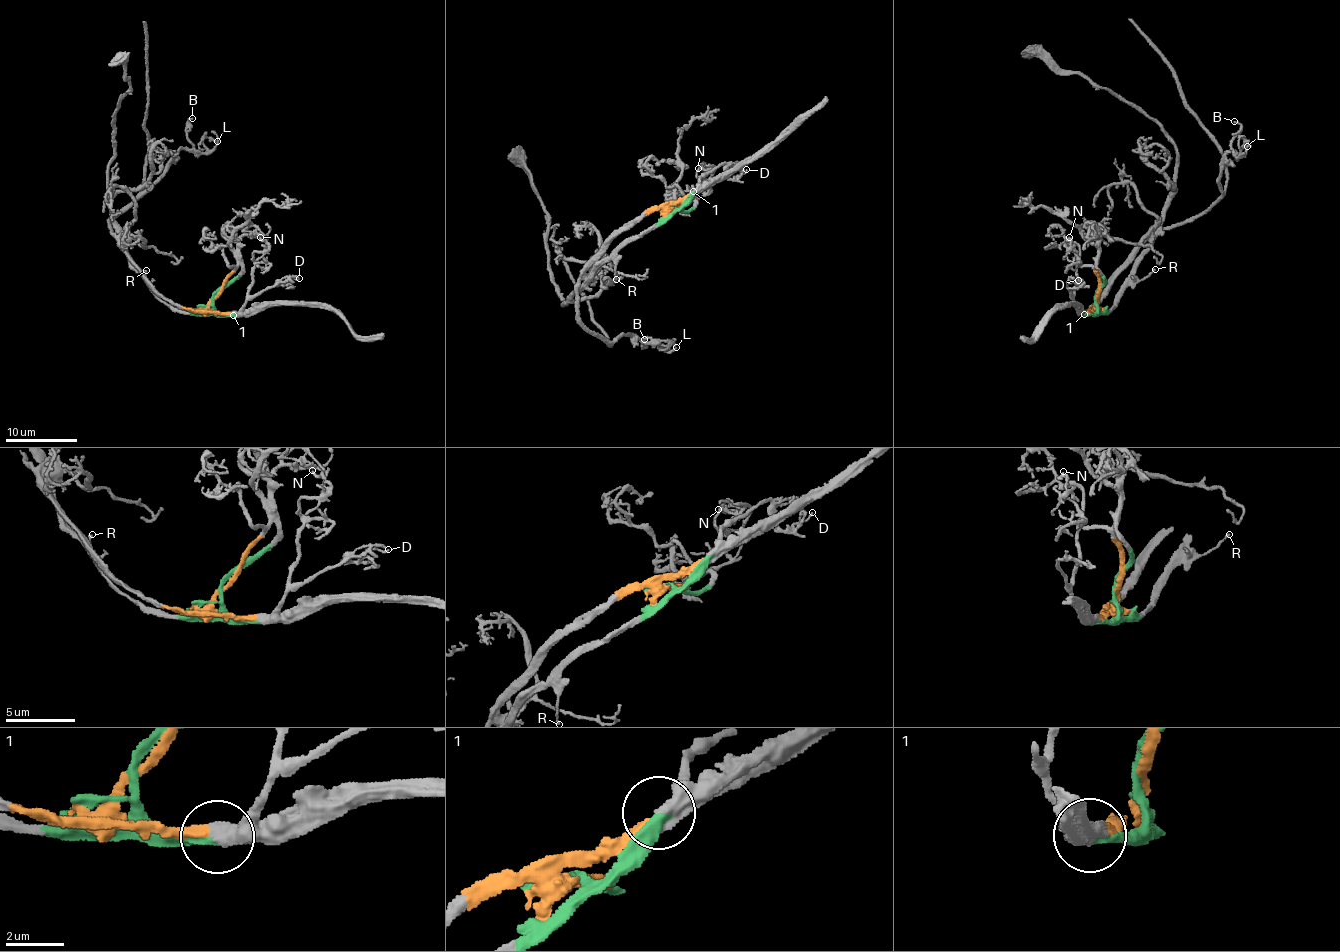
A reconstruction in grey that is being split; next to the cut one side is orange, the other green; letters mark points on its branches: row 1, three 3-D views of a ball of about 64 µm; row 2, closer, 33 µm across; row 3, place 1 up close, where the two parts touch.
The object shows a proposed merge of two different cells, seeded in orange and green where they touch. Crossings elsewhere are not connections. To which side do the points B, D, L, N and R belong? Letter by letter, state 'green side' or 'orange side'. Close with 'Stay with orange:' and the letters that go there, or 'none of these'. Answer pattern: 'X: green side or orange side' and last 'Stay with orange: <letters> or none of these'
B: orange side
D: green side
L: orange side
N: green side
R: green side
Stay with orange: B, L

